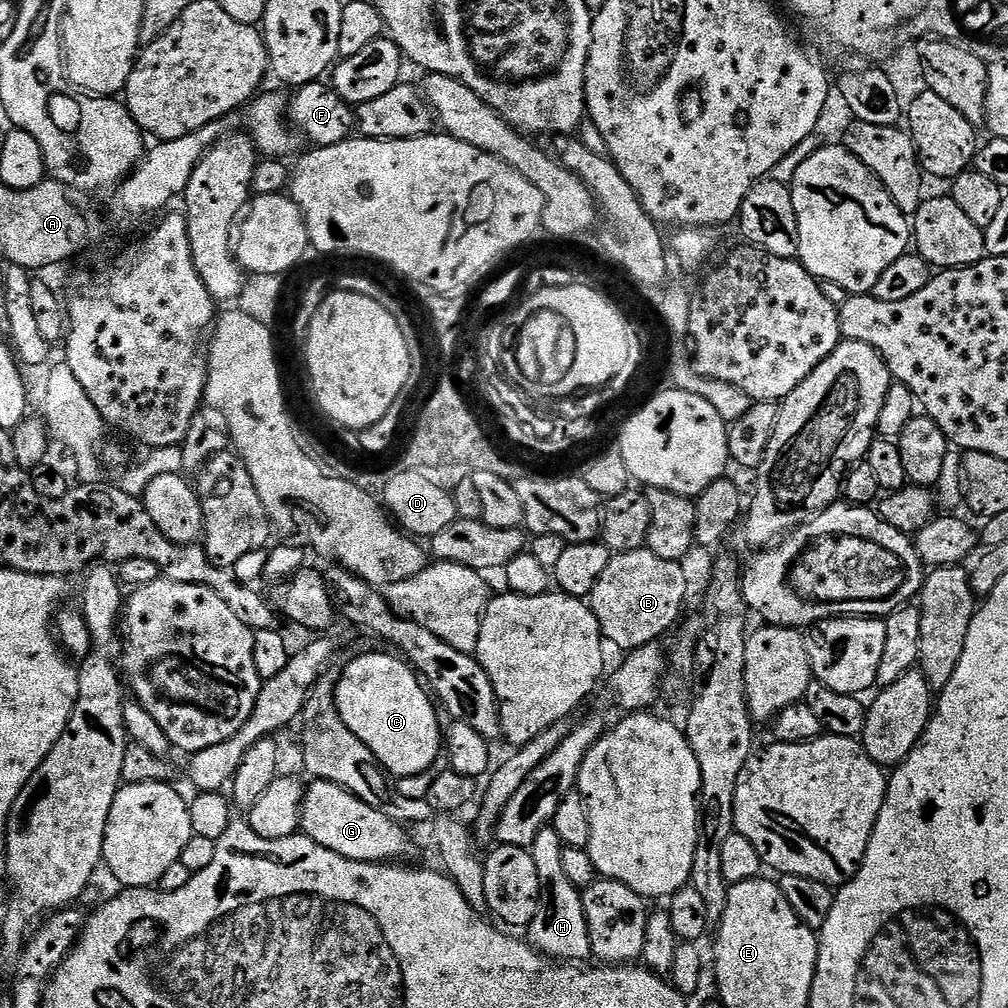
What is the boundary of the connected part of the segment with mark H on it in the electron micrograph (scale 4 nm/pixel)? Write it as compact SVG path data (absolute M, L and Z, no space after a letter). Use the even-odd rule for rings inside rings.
M550 826L538 830L538 838L534 838L530 851L538 870L540 905L538 914L534 914L534 922L527 926L526 939L543 956L559 958L564 962L580 962L583 956L592 956L592 943L581 889L576 888L570 878L566 878L562 866L563 849L564 843L562 838L558 838L558 830Z

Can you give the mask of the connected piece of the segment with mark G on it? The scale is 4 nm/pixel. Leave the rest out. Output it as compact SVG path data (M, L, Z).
M313 779L311 783L305 787L300 811L303 835L334 854L367 864L407 861L404 859L412 852L412 840L407 830L399 824L399 819L362 802L355 794L334 782Z

